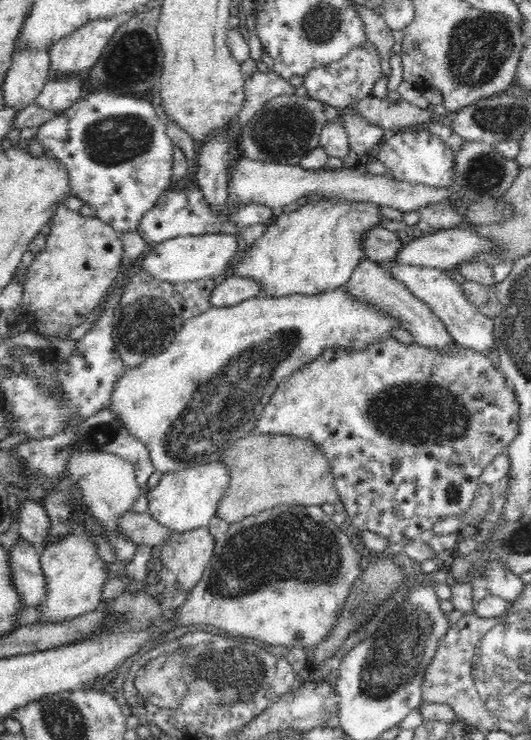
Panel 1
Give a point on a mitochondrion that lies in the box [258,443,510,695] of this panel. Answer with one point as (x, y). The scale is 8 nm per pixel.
(380, 591)

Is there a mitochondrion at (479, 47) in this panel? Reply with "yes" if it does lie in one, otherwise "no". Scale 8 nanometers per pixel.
yes

